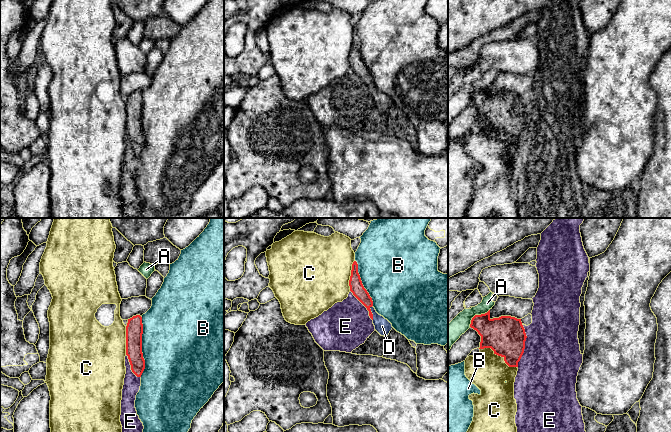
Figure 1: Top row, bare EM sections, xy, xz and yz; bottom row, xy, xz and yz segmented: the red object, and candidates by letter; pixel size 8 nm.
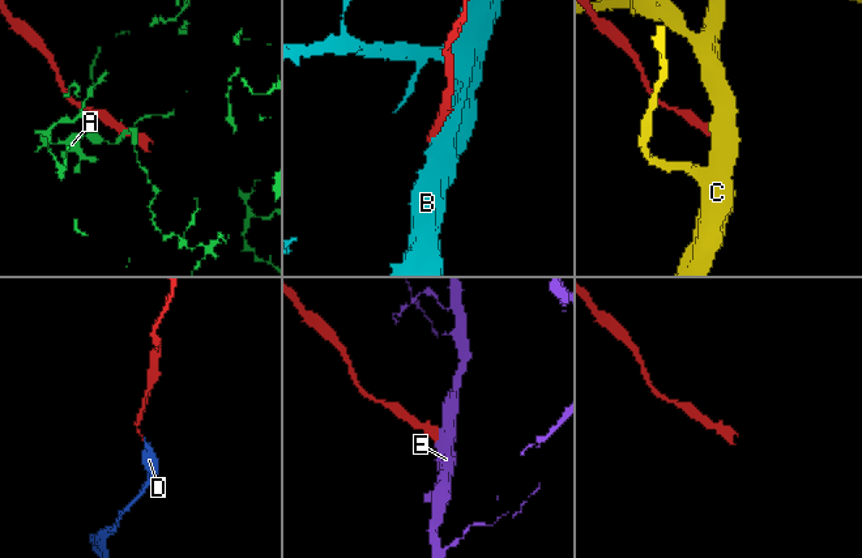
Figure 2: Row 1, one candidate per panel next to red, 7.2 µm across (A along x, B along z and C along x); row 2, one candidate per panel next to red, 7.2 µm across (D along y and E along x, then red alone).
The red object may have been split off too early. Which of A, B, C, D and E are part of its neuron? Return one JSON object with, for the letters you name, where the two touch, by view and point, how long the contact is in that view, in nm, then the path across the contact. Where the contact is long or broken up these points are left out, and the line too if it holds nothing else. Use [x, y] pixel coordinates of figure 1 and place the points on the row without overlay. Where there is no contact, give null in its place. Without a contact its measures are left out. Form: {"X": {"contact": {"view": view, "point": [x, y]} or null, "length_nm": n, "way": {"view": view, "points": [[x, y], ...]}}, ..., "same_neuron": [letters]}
{"D": {"contact": {"view": "xz", "point": [371, 88]}, "length_nm": 120, "way": {"view": "xz", "points": [[356, 63], [367, 77], [371, 88], [382, 102]]}}, "same_neuron": ["D"]}

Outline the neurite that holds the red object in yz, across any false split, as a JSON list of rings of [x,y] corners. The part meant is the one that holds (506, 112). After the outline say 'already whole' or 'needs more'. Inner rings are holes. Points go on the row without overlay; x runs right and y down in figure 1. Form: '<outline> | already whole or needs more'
[[[489,86],[475,91],[470,103],[481,112],[479,125],[491,124],[509,143],[518,143],[527,114],[521,95],[511,92],[491,95]]] | already whole

